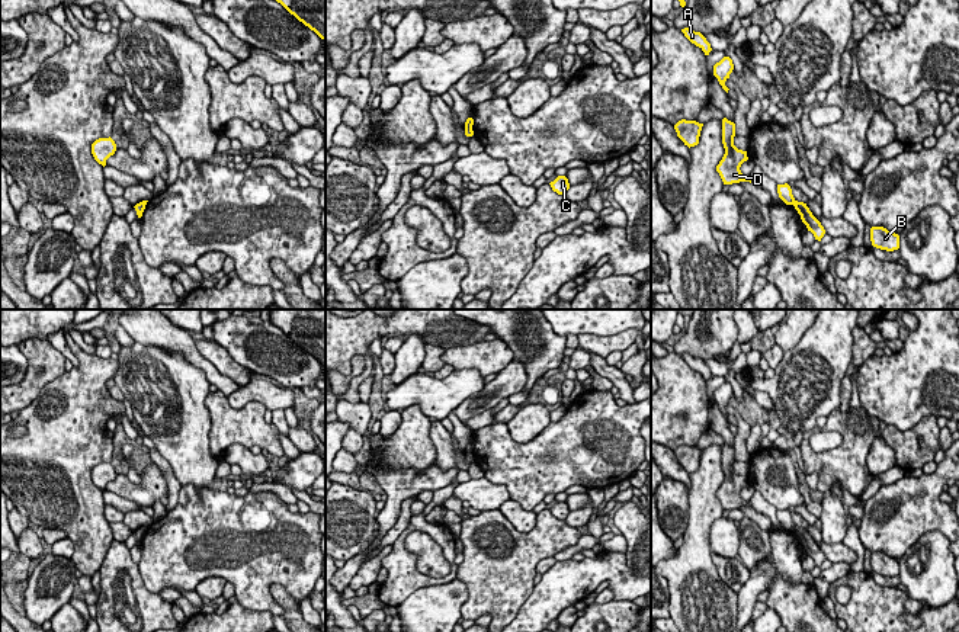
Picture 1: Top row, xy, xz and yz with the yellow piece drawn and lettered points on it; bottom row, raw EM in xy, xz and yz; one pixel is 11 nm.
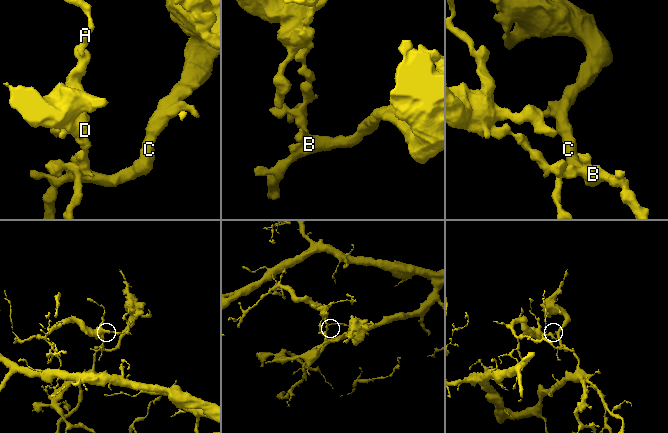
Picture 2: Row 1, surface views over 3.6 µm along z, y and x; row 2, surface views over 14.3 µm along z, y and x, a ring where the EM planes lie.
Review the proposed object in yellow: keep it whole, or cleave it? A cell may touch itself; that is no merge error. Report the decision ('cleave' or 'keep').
cleave

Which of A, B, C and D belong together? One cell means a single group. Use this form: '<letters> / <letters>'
A D / B C

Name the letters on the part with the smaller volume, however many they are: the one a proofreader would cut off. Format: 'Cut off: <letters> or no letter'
Cut off: A, D

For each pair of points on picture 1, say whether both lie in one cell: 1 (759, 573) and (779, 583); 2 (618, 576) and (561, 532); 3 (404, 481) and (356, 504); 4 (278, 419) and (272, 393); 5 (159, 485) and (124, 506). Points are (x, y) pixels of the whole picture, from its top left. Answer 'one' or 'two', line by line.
1: two
2: two
3: two
4: two
5: two

